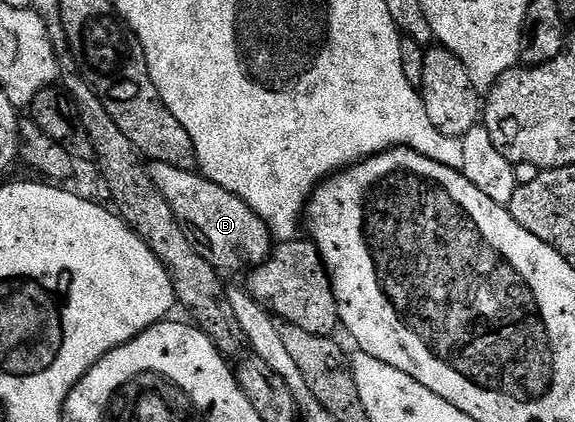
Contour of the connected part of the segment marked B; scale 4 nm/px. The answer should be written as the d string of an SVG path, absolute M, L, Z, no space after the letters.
M153 161L147 165L149 175L161 191L169 211L183 225L185 235L195 244L195 250L214 269L250 271L271 256L273 238L269 226L233 191L225 191L202 172L173 167L168 161Z

